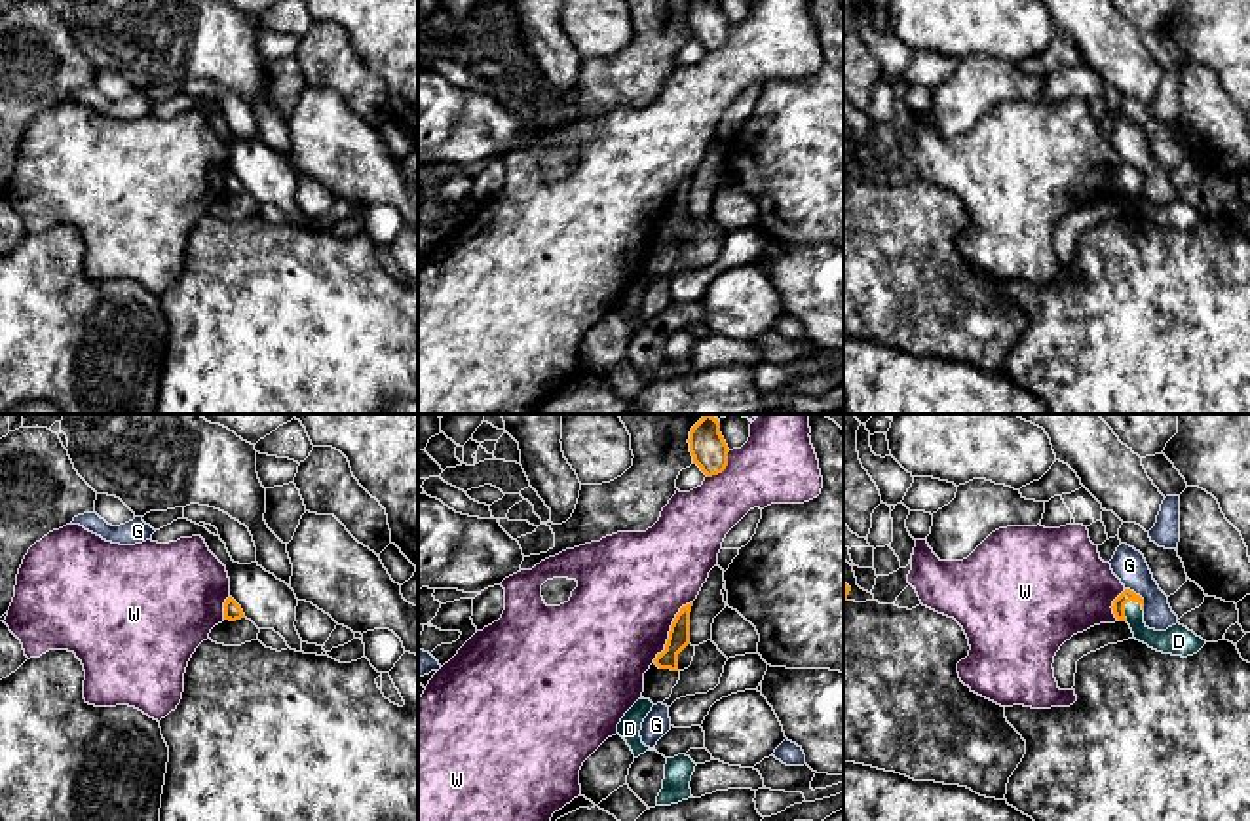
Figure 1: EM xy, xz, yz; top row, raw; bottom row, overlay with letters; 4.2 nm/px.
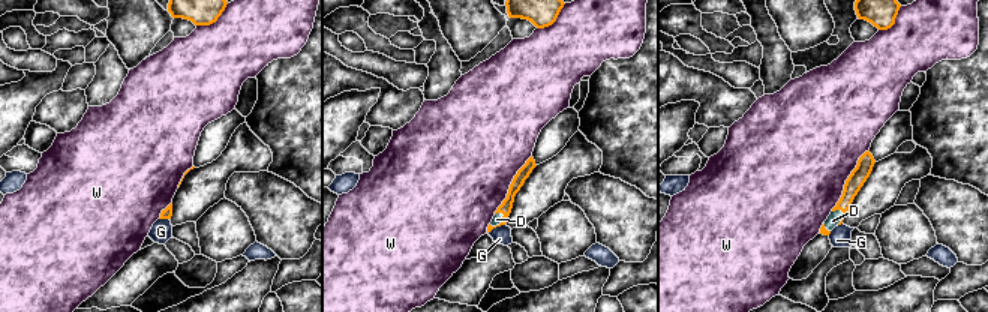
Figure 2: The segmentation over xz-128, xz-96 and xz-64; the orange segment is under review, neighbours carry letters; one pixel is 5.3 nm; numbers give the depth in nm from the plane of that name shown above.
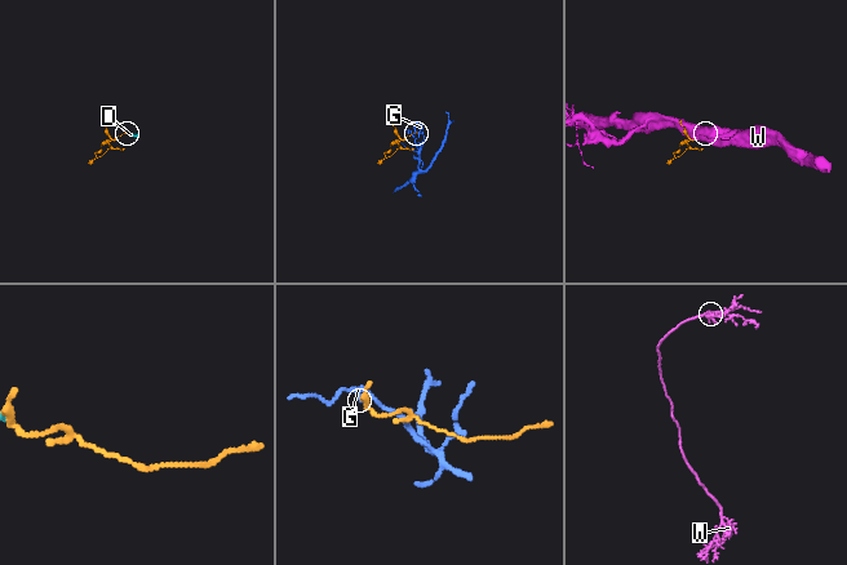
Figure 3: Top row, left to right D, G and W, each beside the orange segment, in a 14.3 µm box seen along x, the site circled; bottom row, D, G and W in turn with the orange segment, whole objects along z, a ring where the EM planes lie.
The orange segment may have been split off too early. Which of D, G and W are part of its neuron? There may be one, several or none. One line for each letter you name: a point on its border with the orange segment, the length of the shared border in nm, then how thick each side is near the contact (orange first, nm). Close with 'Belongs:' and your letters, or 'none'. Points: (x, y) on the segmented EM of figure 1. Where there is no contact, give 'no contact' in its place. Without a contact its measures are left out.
D: meets orange in yz at (1125, 603); contact 100 nm long; 60 nm thick on the orange side, 110 nm on the other
Belongs: D

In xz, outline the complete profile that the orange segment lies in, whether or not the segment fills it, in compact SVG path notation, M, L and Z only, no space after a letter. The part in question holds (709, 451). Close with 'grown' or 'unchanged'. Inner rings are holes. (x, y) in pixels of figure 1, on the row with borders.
M705 414L691 428L688 443L693 464L697 464L707 477L718 475L726 469L729 449L720 433L718 418Z; unchanged

